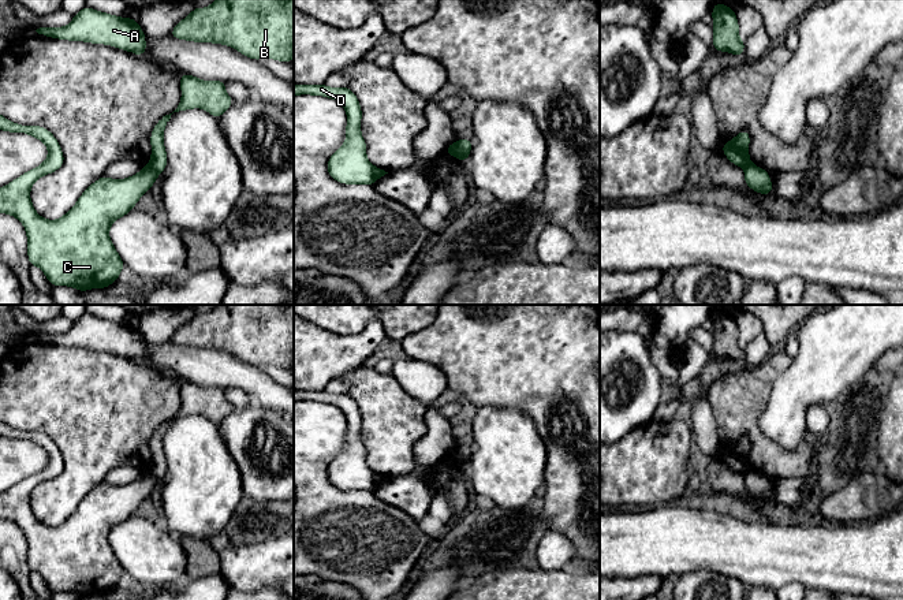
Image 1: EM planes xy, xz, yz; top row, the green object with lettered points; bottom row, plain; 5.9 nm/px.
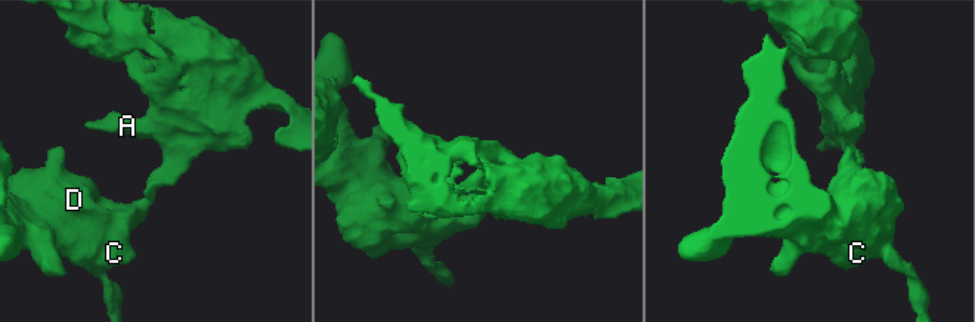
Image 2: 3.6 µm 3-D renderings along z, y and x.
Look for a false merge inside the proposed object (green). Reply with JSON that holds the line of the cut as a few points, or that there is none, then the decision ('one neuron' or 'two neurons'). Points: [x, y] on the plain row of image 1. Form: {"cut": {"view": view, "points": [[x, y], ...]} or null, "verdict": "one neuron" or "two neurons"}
{"cut": {"view": "xz", "points": [[455, 448], [466, 465]]}, "verdict": "two neurons"}

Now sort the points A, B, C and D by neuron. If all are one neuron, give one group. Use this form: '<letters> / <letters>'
A B / C D

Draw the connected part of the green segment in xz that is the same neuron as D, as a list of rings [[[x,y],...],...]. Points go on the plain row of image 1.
[[[294,391],[294,402],[322,402],[339,407],[347,420],[346,448],[329,463],[327,474],[329,482],[344,491],[370,491],[384,482],[381,474],[374,473],[366,463],[366,448],[361,439],[362,415],[358,403],[346,394],[327,391]]]

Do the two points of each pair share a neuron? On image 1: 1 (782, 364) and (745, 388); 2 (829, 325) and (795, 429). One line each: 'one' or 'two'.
1: one
2: one

